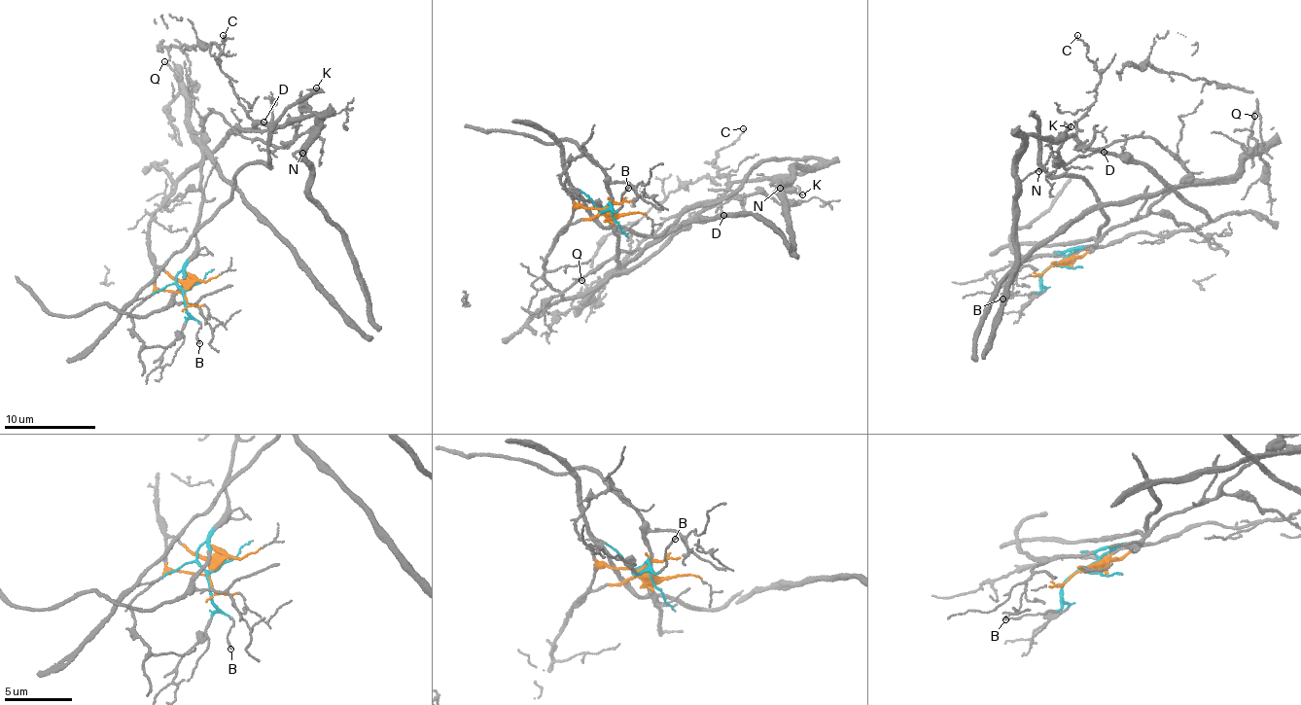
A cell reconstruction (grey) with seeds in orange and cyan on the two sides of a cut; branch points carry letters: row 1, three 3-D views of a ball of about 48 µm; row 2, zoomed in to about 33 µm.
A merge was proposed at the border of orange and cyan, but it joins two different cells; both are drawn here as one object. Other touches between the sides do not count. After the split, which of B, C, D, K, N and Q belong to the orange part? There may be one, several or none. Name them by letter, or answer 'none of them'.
C, D, N

